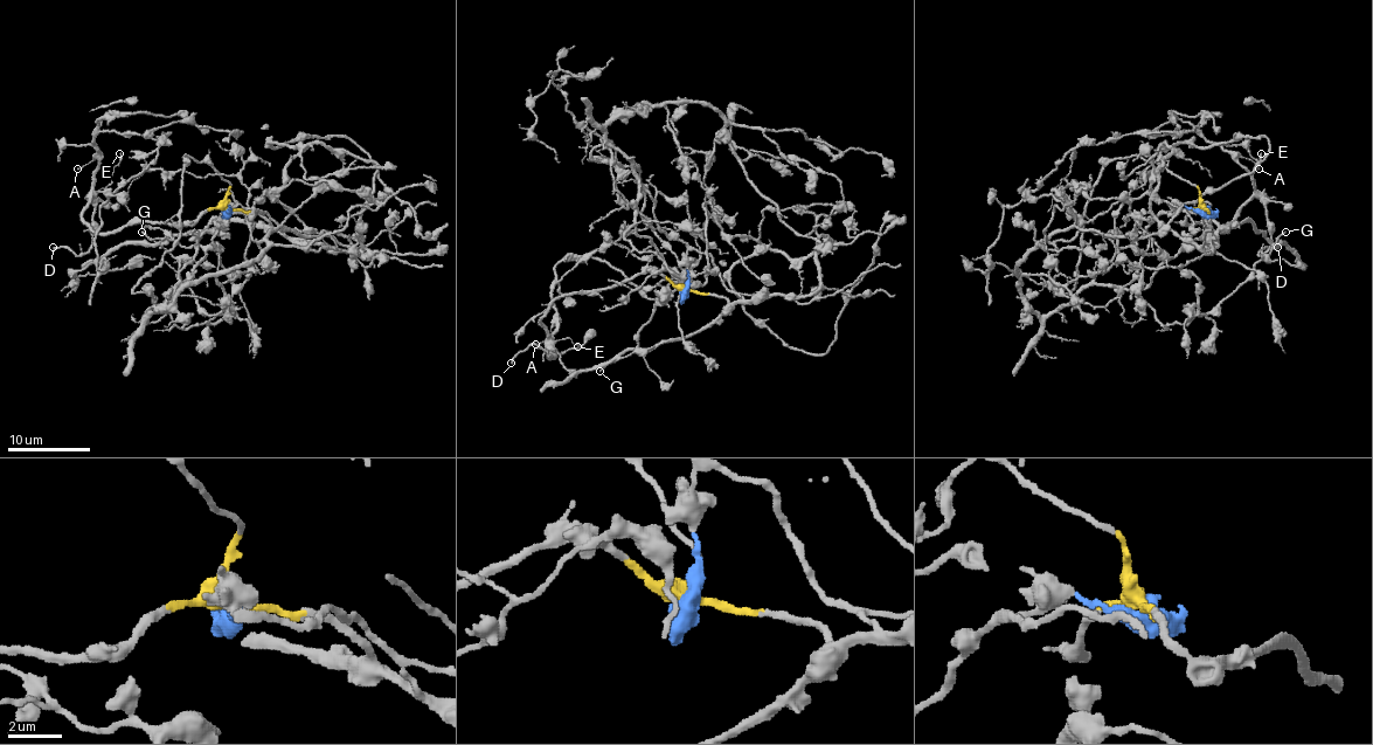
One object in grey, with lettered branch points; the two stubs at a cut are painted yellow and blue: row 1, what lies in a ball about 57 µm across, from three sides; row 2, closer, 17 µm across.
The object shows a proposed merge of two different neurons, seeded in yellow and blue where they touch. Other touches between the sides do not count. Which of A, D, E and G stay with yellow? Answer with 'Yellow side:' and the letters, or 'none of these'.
Yellow side: A, D, E, G

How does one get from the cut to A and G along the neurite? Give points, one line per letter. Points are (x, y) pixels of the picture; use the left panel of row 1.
A: (227, 207), (208, 207), (187, 223), (144, 221), (103, 232), (82, 215), (92, 192), (96, 157), (77, 170)
G: (227, 207), (258, 211), (269, 226), (227, 221), (189, 234), (167, 234), (157, 242), (141, 232)

